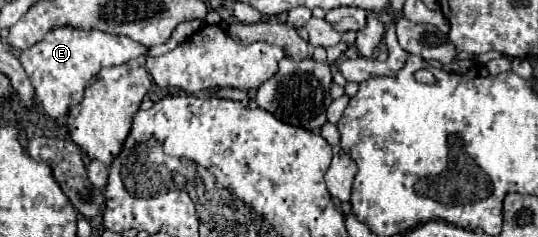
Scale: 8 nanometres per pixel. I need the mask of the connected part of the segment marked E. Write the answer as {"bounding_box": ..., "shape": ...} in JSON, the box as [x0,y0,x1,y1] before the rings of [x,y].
{"bounding_box":[20,28,148,118],"shape":[[[56,28],[48,32],[42,42],[24,50],[20,54],[20,62],[32,80],[32,86],[36,90],[36,100],[42,104],[44,112],[52,118],[60,118],[70,110],[70,106],[80,104],[84,88],[102,68],[118,66],[144,54],[148,54],[148,48],[130,40],[128,36],[104,34],[98,30]]]}

